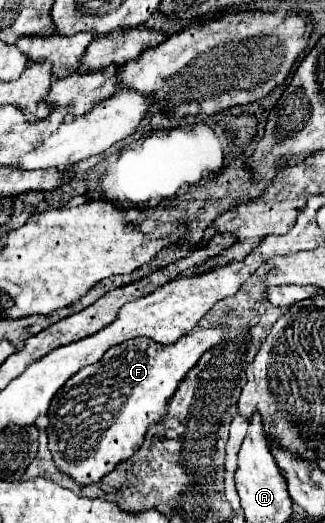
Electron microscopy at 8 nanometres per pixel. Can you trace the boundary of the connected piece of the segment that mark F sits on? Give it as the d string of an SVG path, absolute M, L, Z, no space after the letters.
M198 328L184 334L174 344L166 346L158 346L148 338L132 338L110 348L100 362L86 366L78 374L74 374L56 392L48 410L50 422L46 432L56 468L68 478L72 478L76 484L88 486L98 482L102 476L110 474L120 462L128 460L142 446L148 426L162 420L162 416L166 414L166 404L172 398L174 390L178 388L178 382L182 382L186 372L194 366L194 362L198 362L200 354L220 344L222 338L224 338L224 328L208 328L208 330Z

